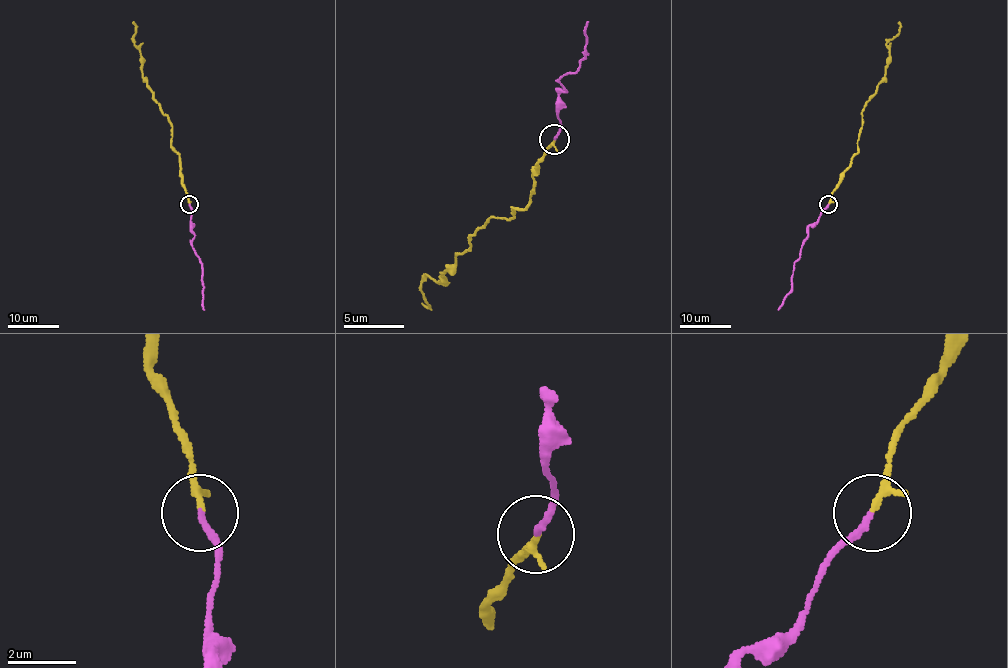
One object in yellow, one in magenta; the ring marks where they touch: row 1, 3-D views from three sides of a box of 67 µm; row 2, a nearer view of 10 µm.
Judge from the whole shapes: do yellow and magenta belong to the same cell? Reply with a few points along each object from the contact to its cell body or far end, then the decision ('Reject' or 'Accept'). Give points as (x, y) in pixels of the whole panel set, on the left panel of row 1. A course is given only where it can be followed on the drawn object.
Course of yellow: (189, 205), (182, 183), (180, 158), (171, 146), (171, 124), (142, 73), (140, 50), (134, 44), (133, 22). Course of magenta: (189, 205), (195, 237), (192, 247), (202, 263), (204, 309). Accept

